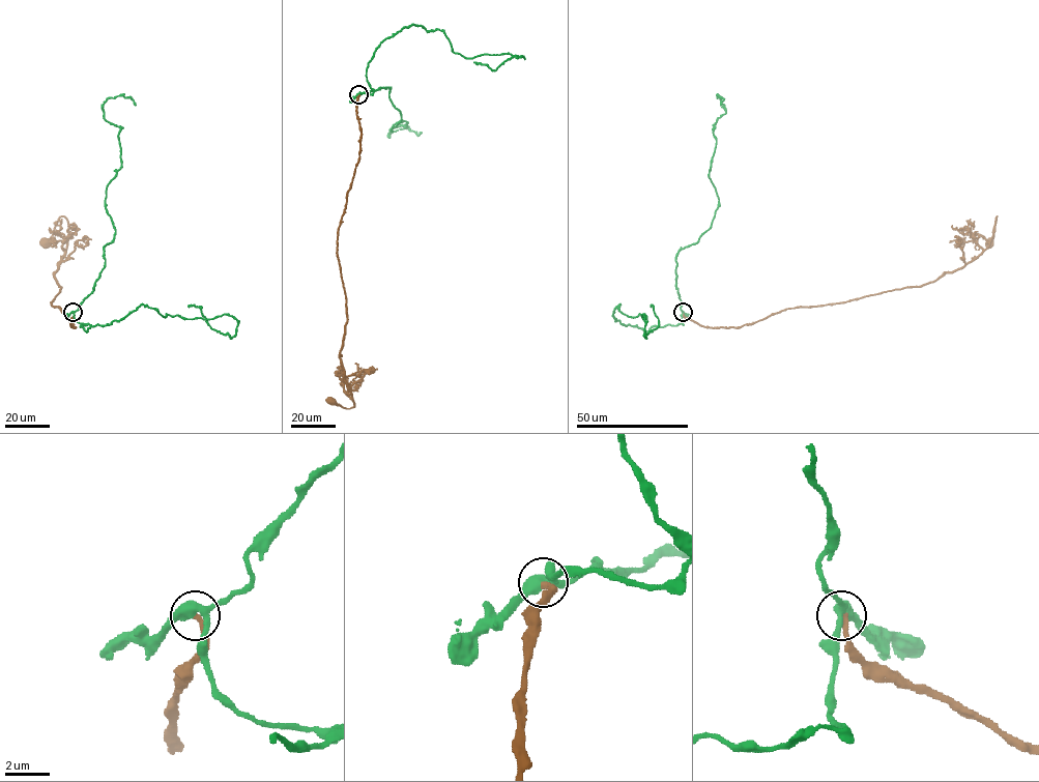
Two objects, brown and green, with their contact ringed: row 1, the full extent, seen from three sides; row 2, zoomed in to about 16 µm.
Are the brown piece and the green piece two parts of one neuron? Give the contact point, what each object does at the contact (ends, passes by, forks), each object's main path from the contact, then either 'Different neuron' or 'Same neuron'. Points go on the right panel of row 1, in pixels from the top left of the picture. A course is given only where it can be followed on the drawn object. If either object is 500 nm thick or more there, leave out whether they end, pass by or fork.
Place: (683, 312). At the ring brown ends. At the ring green forks. Course of brown: (682, 312), (704, 326), (741, 327), (788, 309), (922, 286), (976, 258), (989, 245), (997, 216), (989, 242). Course of green: (682, 312), (683, 323), (647, 330), (612, 316), (618, 305), (644, 315), (645, 337), (659, 325), (651, 305). Same neuron

